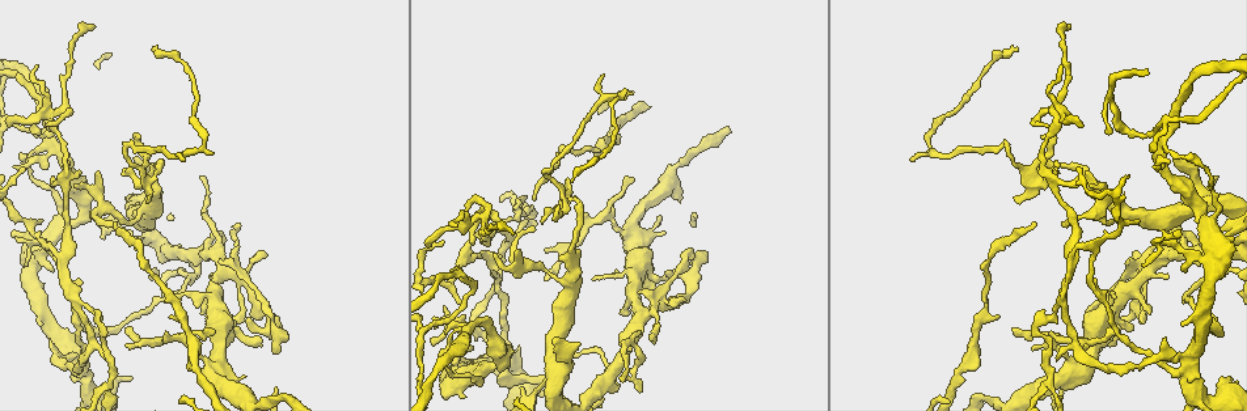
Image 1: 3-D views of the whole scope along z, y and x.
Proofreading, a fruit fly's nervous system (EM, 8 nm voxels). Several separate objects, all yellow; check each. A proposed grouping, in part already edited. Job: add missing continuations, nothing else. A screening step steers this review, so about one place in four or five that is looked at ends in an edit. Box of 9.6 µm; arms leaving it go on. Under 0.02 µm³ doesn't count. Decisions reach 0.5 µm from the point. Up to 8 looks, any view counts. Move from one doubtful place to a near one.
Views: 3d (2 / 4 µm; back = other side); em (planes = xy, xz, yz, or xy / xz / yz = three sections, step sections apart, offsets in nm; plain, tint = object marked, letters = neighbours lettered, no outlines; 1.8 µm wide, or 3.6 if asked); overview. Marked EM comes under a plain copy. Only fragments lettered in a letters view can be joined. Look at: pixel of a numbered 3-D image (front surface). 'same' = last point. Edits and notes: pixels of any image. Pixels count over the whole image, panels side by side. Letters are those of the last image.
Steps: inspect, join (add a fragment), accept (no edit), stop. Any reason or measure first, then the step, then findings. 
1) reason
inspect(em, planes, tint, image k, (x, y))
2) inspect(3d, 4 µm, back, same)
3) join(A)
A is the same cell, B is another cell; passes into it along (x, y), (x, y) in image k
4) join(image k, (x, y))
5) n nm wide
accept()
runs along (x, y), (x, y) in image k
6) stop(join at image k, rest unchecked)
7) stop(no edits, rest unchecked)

sharp bend
inspect(3d, 2 µm, back, image 1, (187, 256))

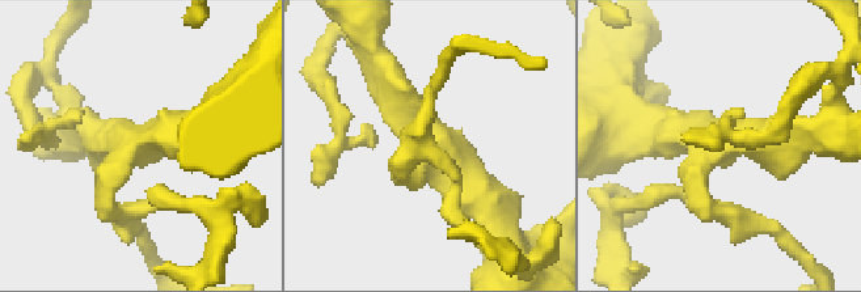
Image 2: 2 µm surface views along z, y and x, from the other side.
3 arms; arms of 170, 220, 280 nm
inspect(em, 3.6 µm, planes, letters, image 2, (142, 140))

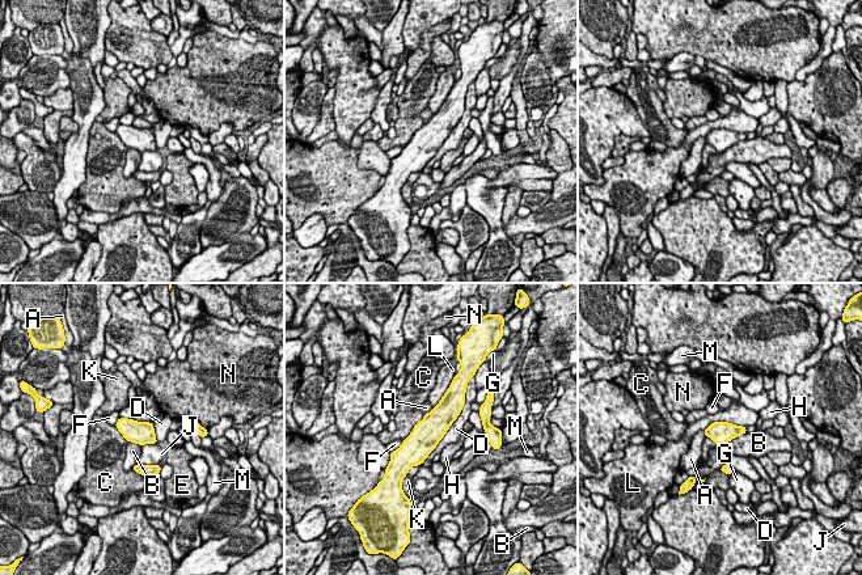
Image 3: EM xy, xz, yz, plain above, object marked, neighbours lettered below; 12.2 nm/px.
D touches over 950 nm
accept()
A, B, C, D, E, F, G, H, J, K, L, M and N are other cells; none of them fits

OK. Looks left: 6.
thin end
inspect(em, yz, step 4, letters, image 1, (1115, 297))

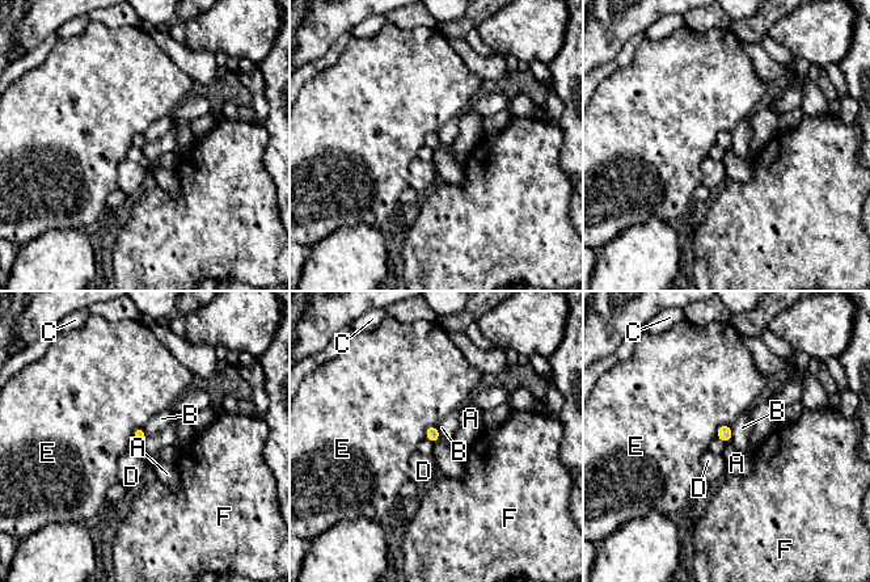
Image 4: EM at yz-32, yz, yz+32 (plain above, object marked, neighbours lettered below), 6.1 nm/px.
another direction
inspect(em, planes, letters, same)

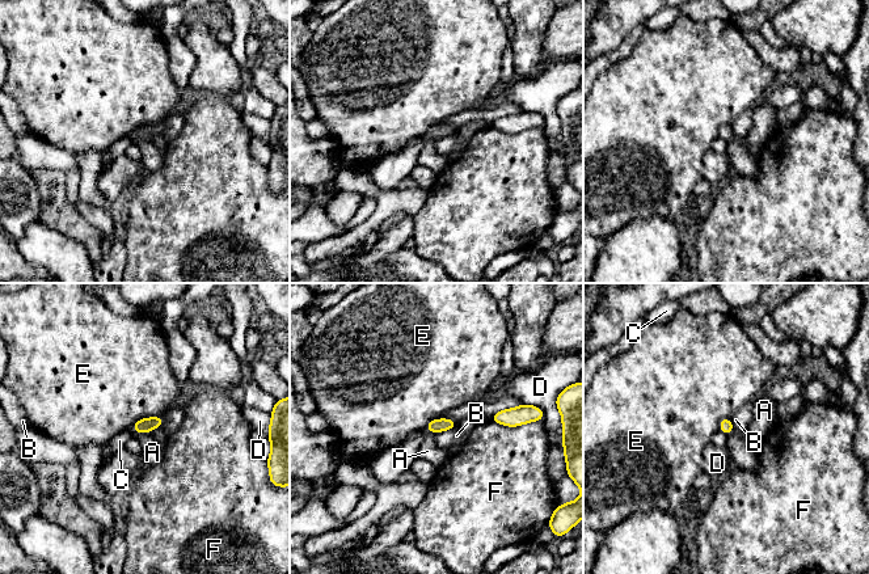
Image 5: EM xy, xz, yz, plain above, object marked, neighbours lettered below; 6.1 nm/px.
F touches over 240 nm
accept()
A, B, C, D, E and F are other cells; border along (131, 430), (147, 434) in image 5; none of them fits

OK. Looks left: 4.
an open end
inspect(em, planes, letters, image 1, (273, 353))

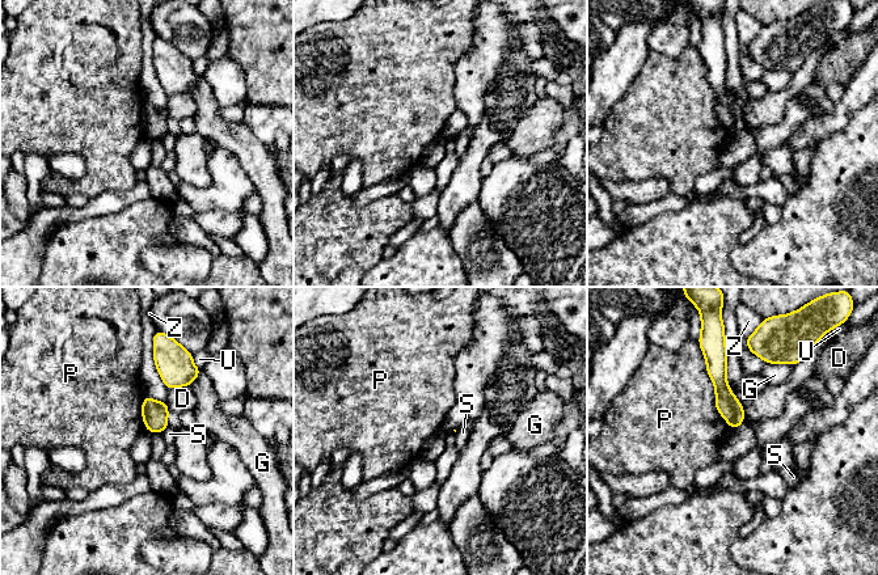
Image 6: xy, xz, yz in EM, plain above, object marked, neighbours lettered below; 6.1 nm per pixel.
P touches over 550 nm
accept()
D, G, P, S, U and Z are other cells; border along (700, 350), (714, 408), (731, 430) in image 6; no lettered fragment goes on from it

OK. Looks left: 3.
stop(no edits, rest unchecked)

